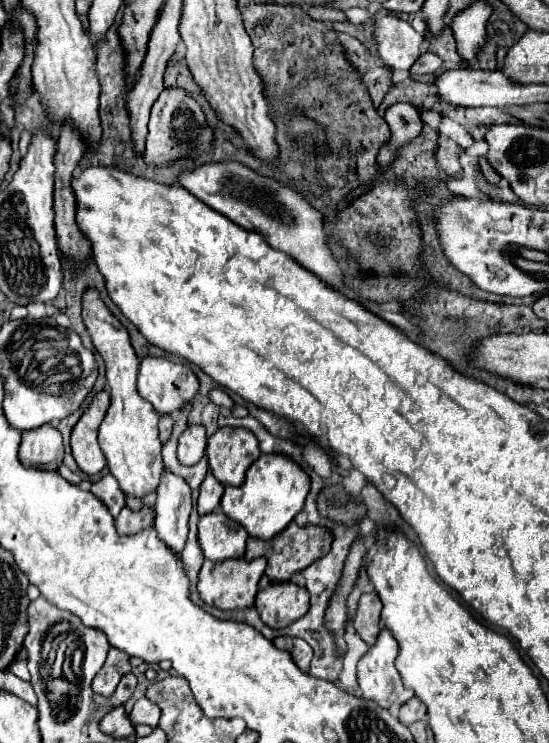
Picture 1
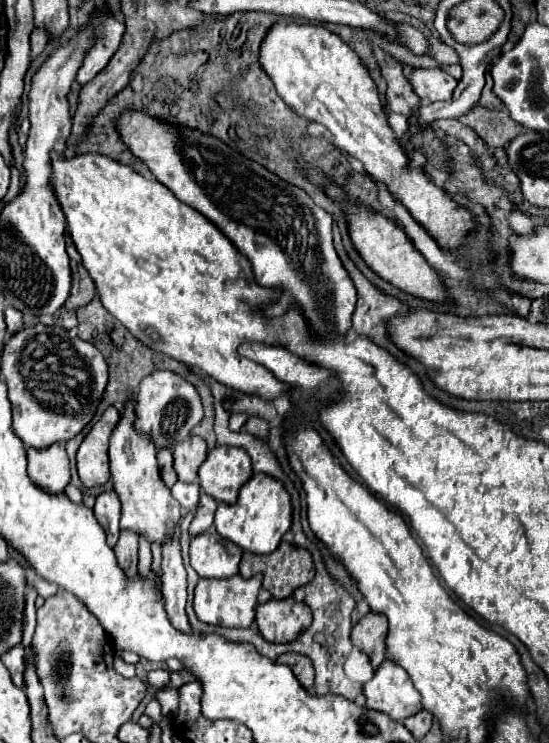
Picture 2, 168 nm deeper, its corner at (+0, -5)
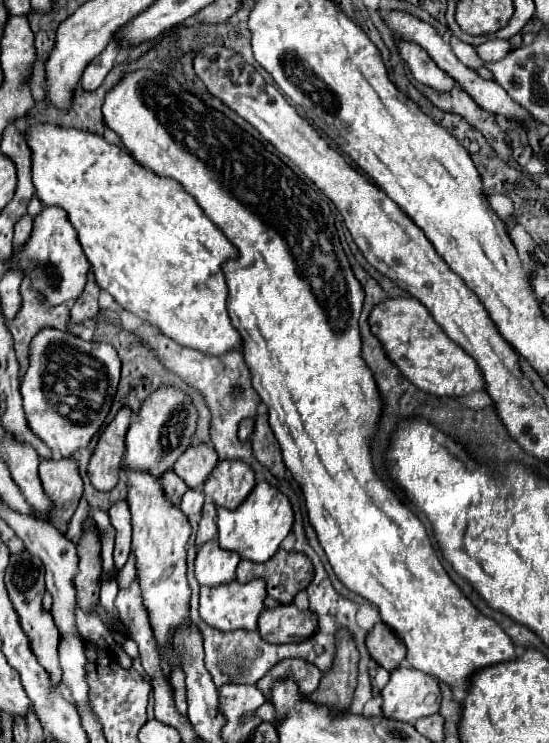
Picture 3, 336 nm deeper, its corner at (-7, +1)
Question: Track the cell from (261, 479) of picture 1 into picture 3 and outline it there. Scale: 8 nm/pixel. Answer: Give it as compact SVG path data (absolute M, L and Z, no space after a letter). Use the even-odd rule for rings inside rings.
M259 481L235 511L227 511L223 507L217 509L217 527L217 539L223 549L237 551L241 559L263 563L279 549L281 541L293 527L291 501L277 487L269 485L267 481Z

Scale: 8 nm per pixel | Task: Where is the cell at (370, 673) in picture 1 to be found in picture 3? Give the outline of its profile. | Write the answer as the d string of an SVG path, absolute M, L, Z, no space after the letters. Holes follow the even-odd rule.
M397 667L387 685L381 689L383 697L383 715L415 723L419 717L433 715L439 711L441 693L439 683L423 671L415 671L409 667Z

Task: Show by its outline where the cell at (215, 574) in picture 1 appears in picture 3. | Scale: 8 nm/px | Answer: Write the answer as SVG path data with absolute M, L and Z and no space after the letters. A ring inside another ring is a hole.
M233 579L231 583L223 583L223 587L201 587L201 599L199 599L199 615L201 619L223 631L231 629L257 629L257 619L263 611L263 601L267 597L263 579L255 579L249 583L239 583Z

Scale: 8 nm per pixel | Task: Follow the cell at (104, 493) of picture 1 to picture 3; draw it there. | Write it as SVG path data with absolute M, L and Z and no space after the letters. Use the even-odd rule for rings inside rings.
M117 501L109 509L111 525L115 527L115 567L121 569L131 551L131 513L127 501Z

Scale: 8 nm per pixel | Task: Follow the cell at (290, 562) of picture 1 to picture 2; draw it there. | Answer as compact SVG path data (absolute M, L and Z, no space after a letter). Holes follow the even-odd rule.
M280 543L274 553L264 557L256 557L254 553L242 555L240 577L250 579L258 573L264 575L264 589L268 589L274 599L286 599L294 593L294 589L312 581L314 565L306 549Z

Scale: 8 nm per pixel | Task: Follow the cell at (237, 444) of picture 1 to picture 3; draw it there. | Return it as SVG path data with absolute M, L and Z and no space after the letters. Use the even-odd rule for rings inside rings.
M223 459L203 483L203 493L217 507L235 509L255 487L253 469L241 459Z

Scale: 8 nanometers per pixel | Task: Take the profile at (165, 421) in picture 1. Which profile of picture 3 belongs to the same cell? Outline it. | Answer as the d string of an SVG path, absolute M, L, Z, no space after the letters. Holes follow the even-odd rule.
M167 471L167 475L163 475L161 485L163 485L165 495L167 495L173 503L179 503L181 497L183 497L183 493L185 493L185 489L187 489L187 485L183 483L183 479L179 479L173 471Z

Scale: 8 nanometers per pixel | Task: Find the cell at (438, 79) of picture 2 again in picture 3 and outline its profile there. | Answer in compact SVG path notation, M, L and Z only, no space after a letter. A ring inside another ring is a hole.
M397 41L397 49L399 49L401 59L407 63L413 77L419 83L423 83L435 91L451 91L457 85L455 79L451 79L443 69L439 69L433 63L433 59L419 45Z

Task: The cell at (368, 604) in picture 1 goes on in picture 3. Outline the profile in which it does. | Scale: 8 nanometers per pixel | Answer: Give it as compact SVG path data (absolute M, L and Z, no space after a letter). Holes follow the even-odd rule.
M379 621L367 633L367 651L371 657L387 671L393 671L405 659L405 645L397 639L397 635L387 627L387 623Z

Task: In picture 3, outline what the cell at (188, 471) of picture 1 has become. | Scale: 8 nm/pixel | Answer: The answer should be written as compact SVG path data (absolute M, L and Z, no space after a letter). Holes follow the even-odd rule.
M195 487L195 489L187 489L187 491L185 491L185 495L183 495L179 507L183 509L185 515L191 517L191 515L199 515L199 513L201 513L203 501L205 501L203 491L201 491L199 487Z

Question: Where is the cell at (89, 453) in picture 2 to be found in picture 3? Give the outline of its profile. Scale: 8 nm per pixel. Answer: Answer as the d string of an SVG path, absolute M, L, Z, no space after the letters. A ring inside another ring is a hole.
M121 407L115 419L99 435L97 447L89 459L89 469L87 469L89 479L97 491L111 491L117 485L129 421L131 421L131 409Z

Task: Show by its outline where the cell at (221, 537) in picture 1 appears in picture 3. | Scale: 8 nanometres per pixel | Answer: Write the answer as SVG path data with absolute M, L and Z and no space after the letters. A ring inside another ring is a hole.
M211 539L203 543L197 551L195 577L199 585L207 585L207 587L229 583L235 579L239 561L241 559L239 555L235 555L235 551L223 551L217 539Z

